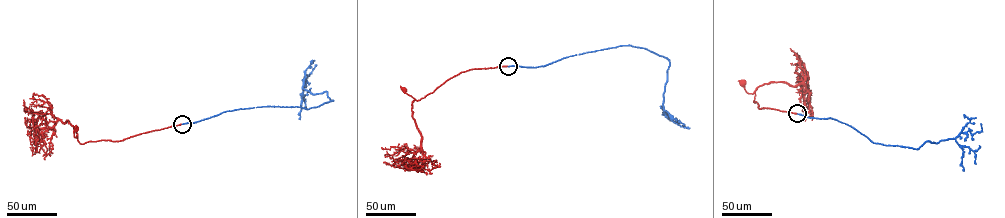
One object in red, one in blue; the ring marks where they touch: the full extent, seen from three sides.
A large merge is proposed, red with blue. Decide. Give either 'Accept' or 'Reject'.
Accept

